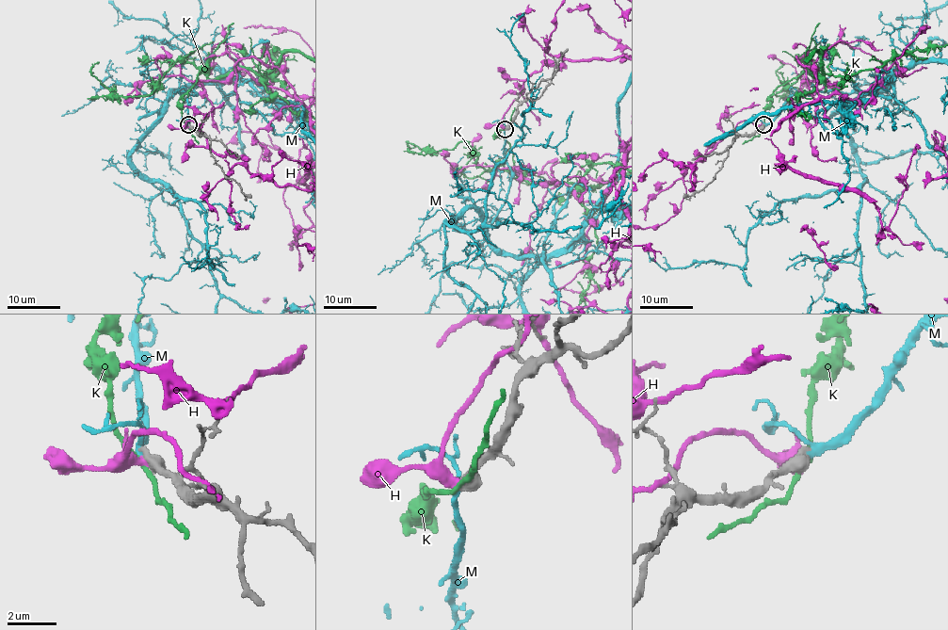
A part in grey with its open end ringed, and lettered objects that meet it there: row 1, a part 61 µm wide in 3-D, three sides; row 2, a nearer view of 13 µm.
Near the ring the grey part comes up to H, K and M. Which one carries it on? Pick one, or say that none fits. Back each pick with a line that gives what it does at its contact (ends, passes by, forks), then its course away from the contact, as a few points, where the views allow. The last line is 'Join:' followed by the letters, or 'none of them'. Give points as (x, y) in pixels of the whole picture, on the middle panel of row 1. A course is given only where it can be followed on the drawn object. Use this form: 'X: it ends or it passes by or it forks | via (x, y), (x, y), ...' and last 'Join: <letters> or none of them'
M: it passes by
Join: M

